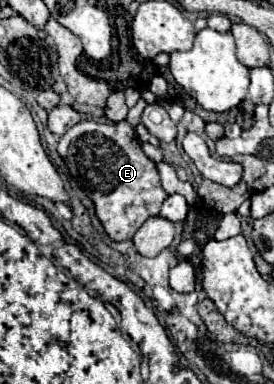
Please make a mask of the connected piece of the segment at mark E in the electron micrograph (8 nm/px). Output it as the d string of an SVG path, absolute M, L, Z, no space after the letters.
M84 119L62 135L58 153L66 159L70 173L80 179L82 187L92 197L96 215L114 241L132 239L148 217L158 215L162 201L168 197L160 187L156 163L144 155L136 131L128 121L98 123L94 119Z

